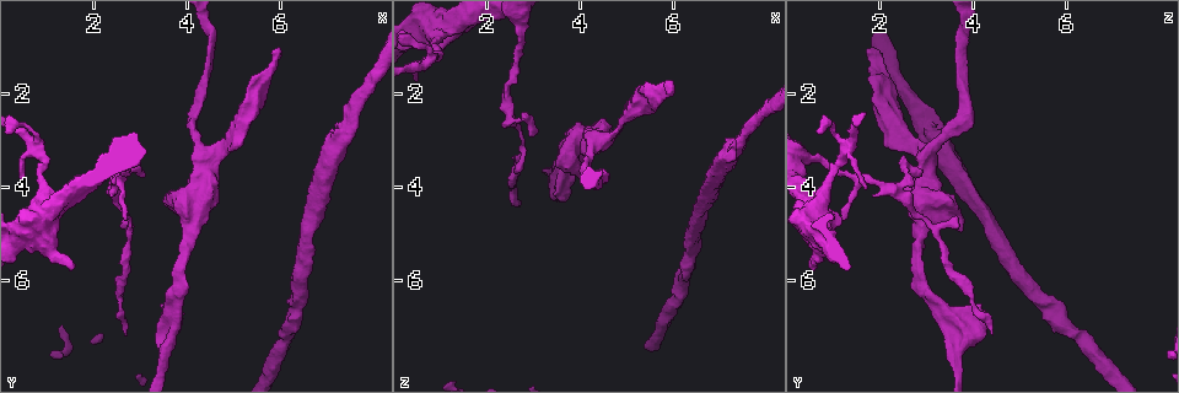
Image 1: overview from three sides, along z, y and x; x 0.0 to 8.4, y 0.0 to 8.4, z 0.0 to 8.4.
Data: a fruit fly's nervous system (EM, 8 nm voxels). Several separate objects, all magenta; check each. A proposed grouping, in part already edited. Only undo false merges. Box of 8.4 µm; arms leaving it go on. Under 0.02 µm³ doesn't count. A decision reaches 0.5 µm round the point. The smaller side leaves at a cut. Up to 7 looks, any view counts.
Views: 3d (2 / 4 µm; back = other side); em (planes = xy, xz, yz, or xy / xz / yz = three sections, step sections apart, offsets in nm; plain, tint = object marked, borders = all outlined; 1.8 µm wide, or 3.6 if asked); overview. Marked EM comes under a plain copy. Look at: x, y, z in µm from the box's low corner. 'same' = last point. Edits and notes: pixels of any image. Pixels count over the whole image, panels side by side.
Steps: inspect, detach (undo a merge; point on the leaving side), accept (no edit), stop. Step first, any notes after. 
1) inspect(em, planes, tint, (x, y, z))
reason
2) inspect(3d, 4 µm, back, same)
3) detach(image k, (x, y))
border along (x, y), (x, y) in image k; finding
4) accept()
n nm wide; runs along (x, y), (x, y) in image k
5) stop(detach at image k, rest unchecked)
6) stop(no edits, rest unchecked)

inspect(em, 3.6 µm, xz, step 16, tint, (0.95, 4.50, 0.65))
sharp bend

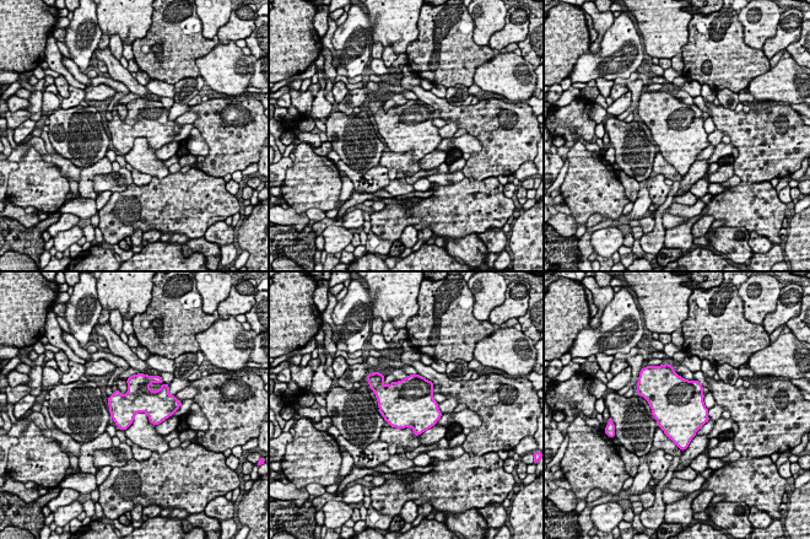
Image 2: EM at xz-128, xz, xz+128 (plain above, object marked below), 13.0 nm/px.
inspect(em, 3.6 µm, planes, tint, same)
another direction

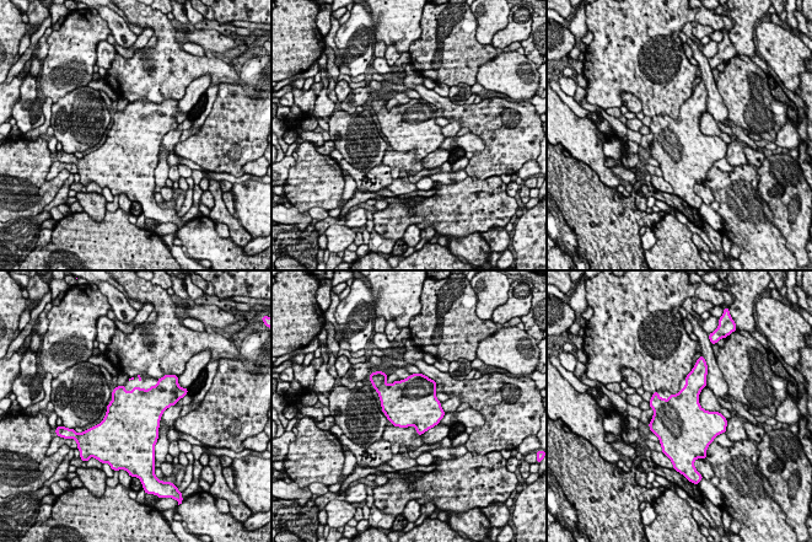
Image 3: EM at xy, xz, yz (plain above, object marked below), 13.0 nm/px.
accept()
650 nm wide; continuous, no second neuron

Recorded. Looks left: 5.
inspect(em, yz, step 8, tint, (5.65, 1.65, 1.95))
thick turns thin

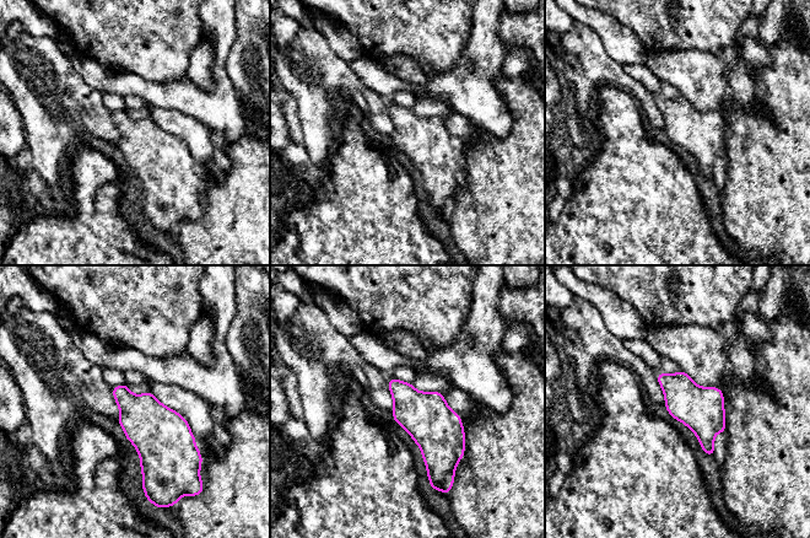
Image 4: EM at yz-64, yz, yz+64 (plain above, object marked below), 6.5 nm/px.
inspect(em, xz, step 16, tint, same)
another direction

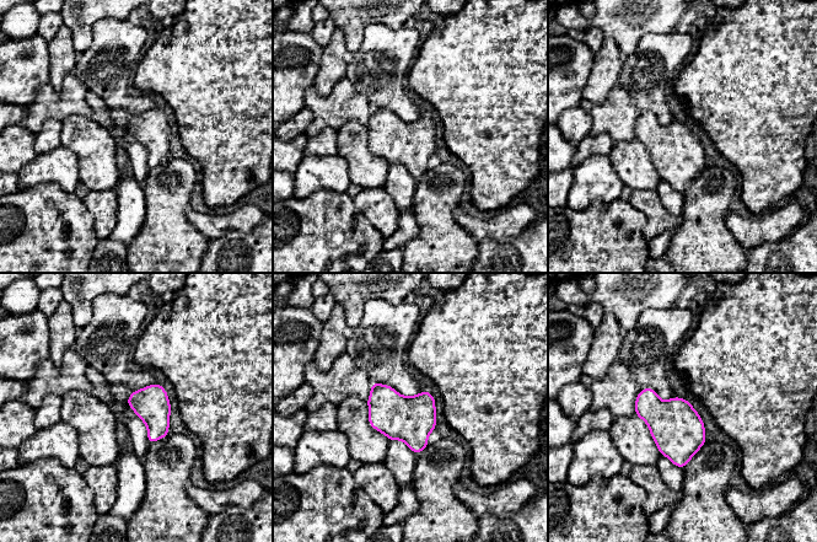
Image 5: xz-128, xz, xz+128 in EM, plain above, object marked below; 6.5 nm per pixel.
accept()
continuous, no second neuron

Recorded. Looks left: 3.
inspect(3d, 4 µm, (4.50, 3.40, 3.00))
thin neck

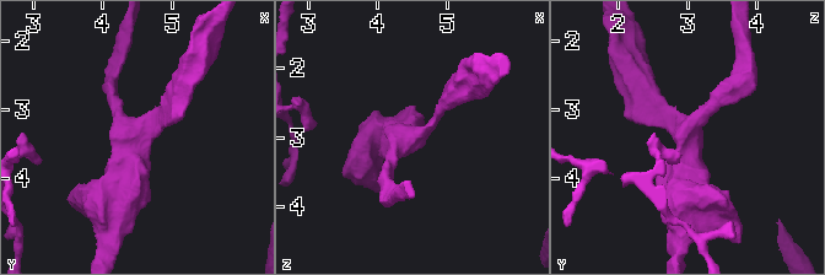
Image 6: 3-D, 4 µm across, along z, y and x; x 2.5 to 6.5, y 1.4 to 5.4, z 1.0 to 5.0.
inspect(em, 3.6 µm, planes, tint, (4.45, 3.35, 3.00))
3 arms; arms of 160, 200, 550 nm; need the tissue

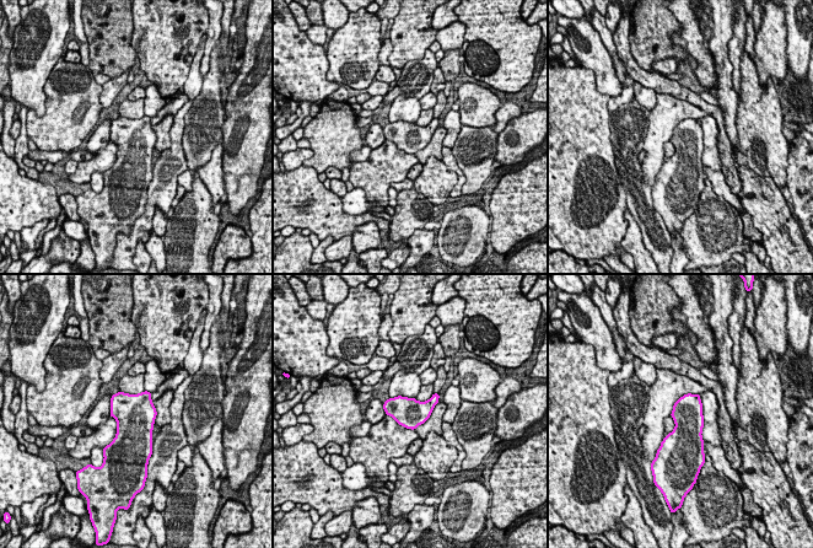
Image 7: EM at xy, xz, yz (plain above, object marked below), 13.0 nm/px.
accept()
all the same neuron

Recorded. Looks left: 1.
stop(no edits, rest unchecked)

